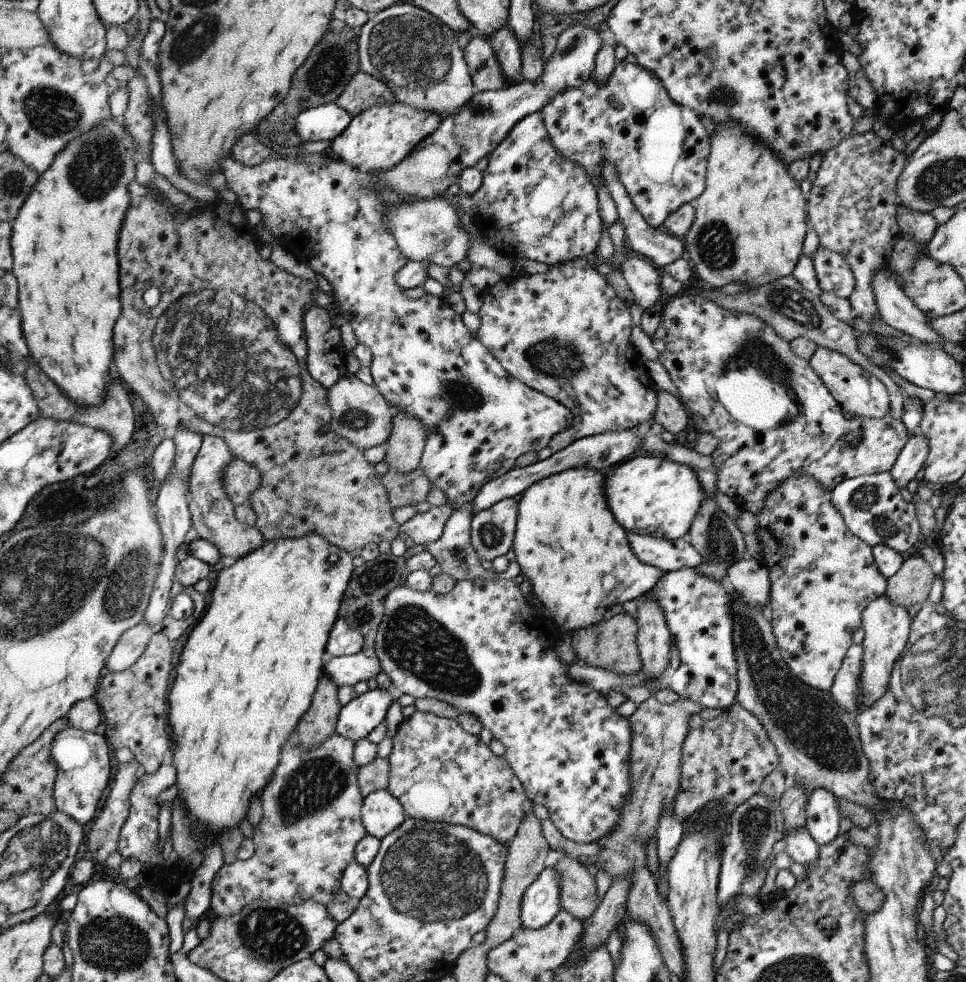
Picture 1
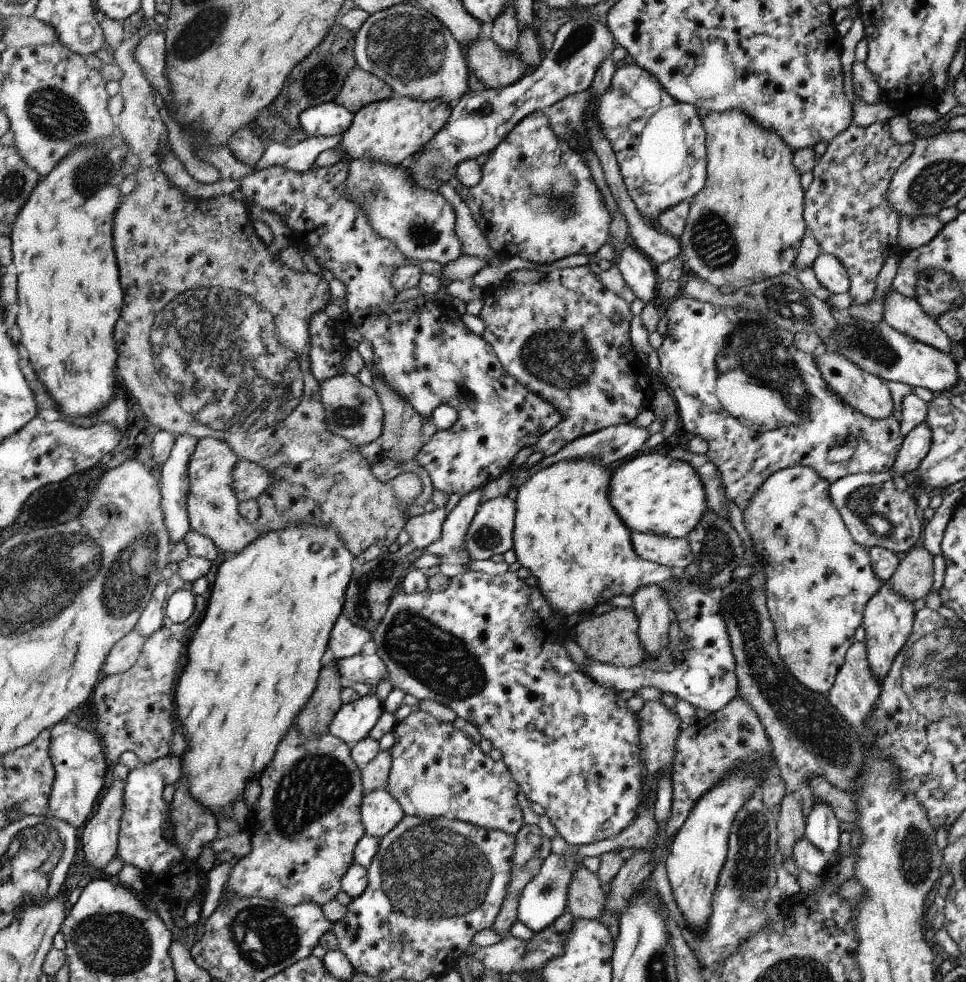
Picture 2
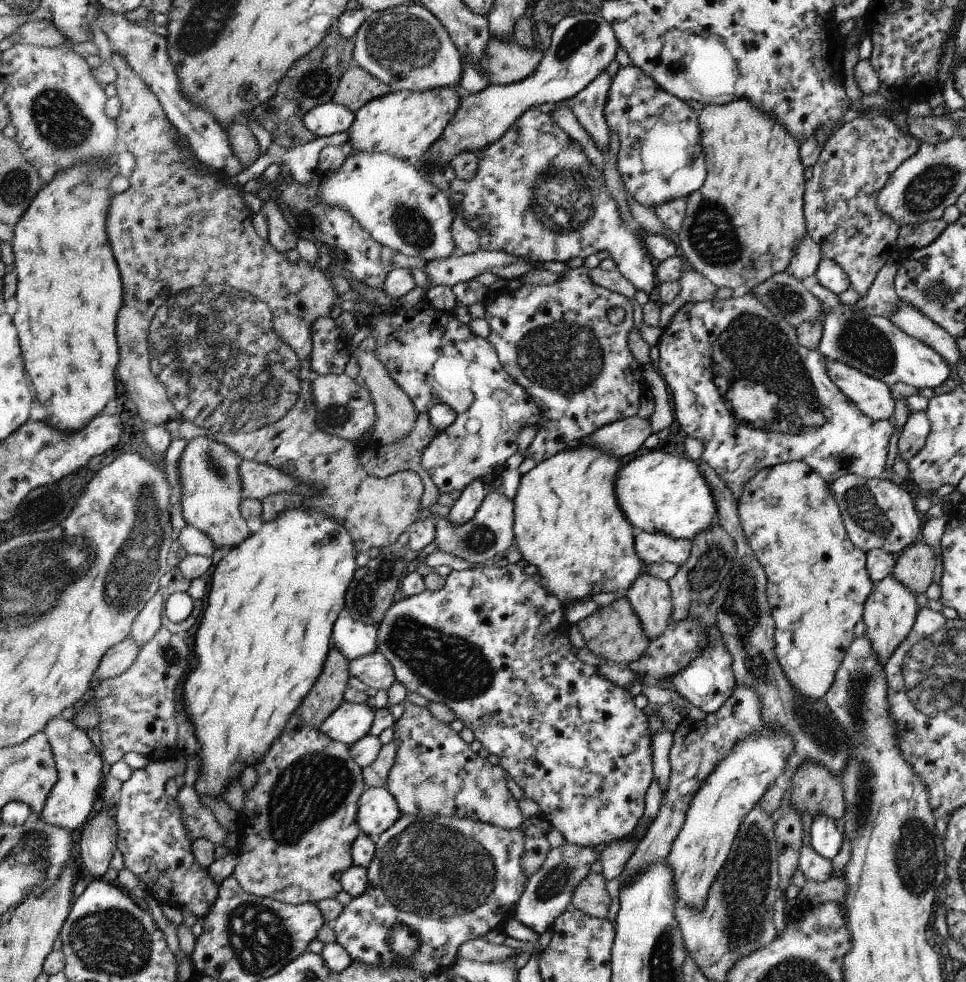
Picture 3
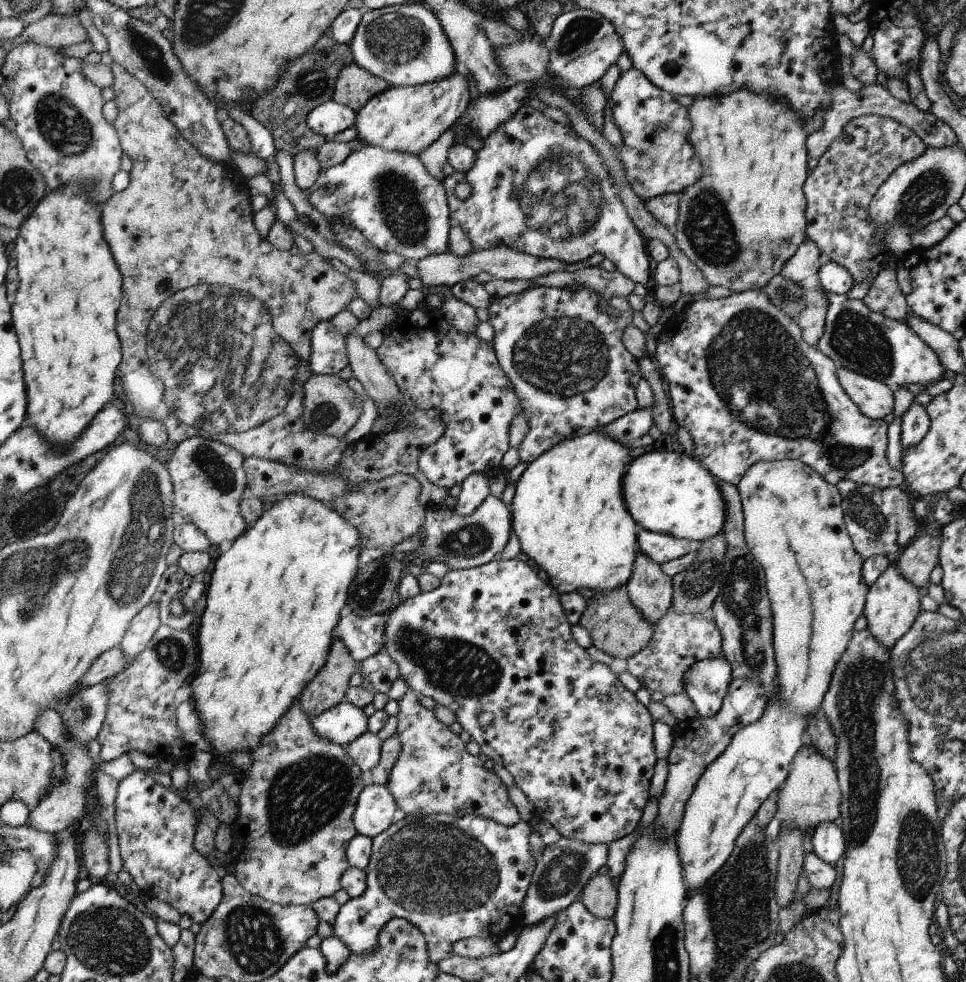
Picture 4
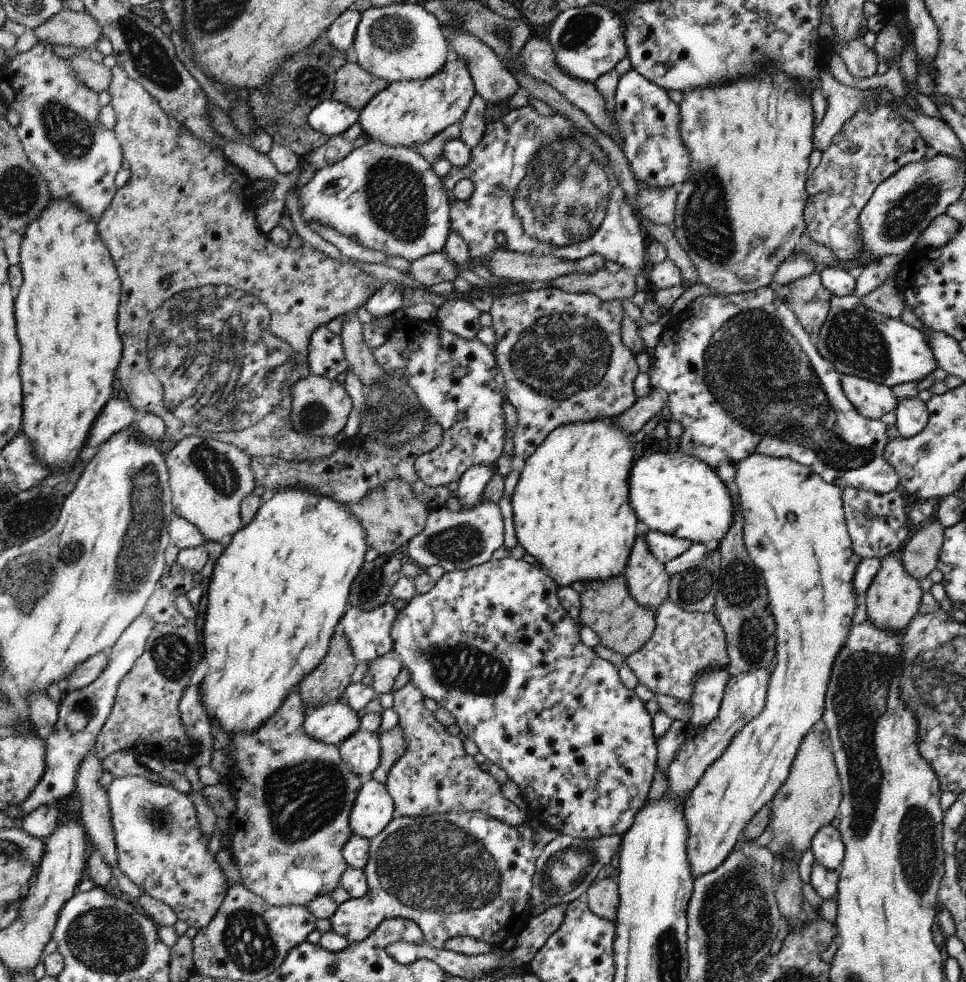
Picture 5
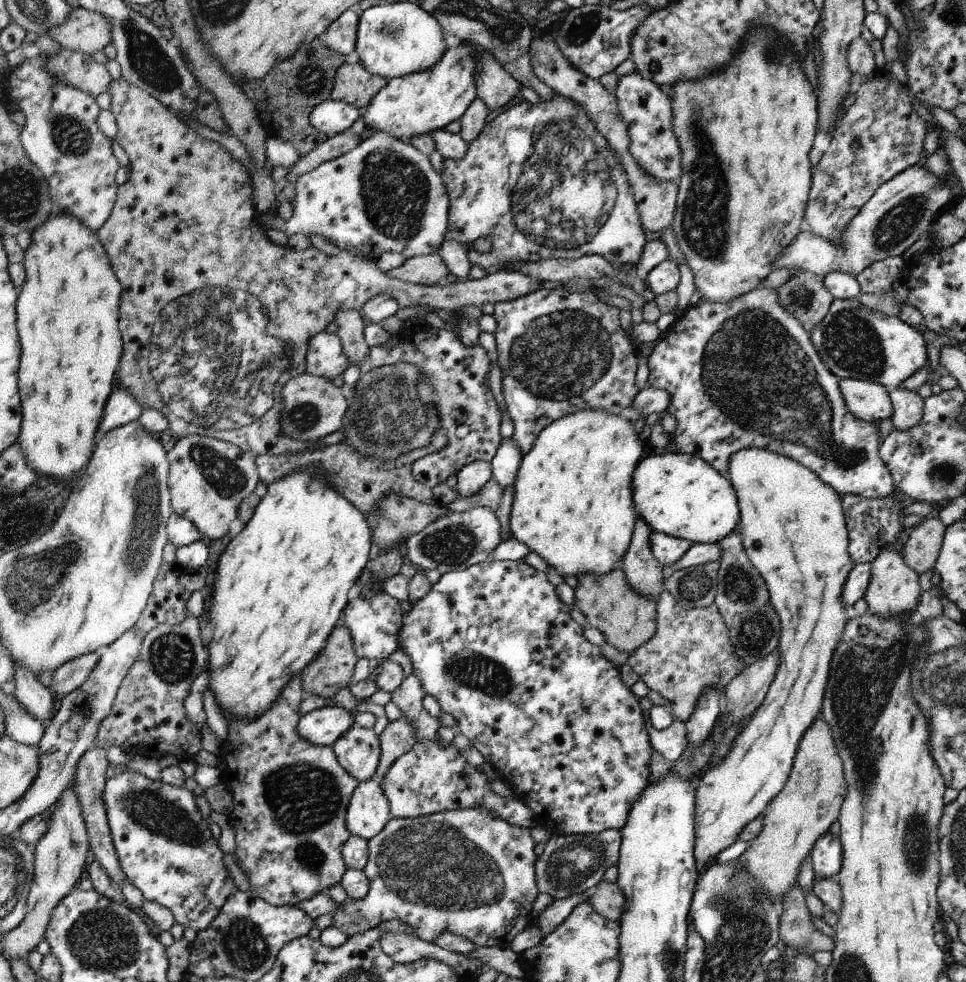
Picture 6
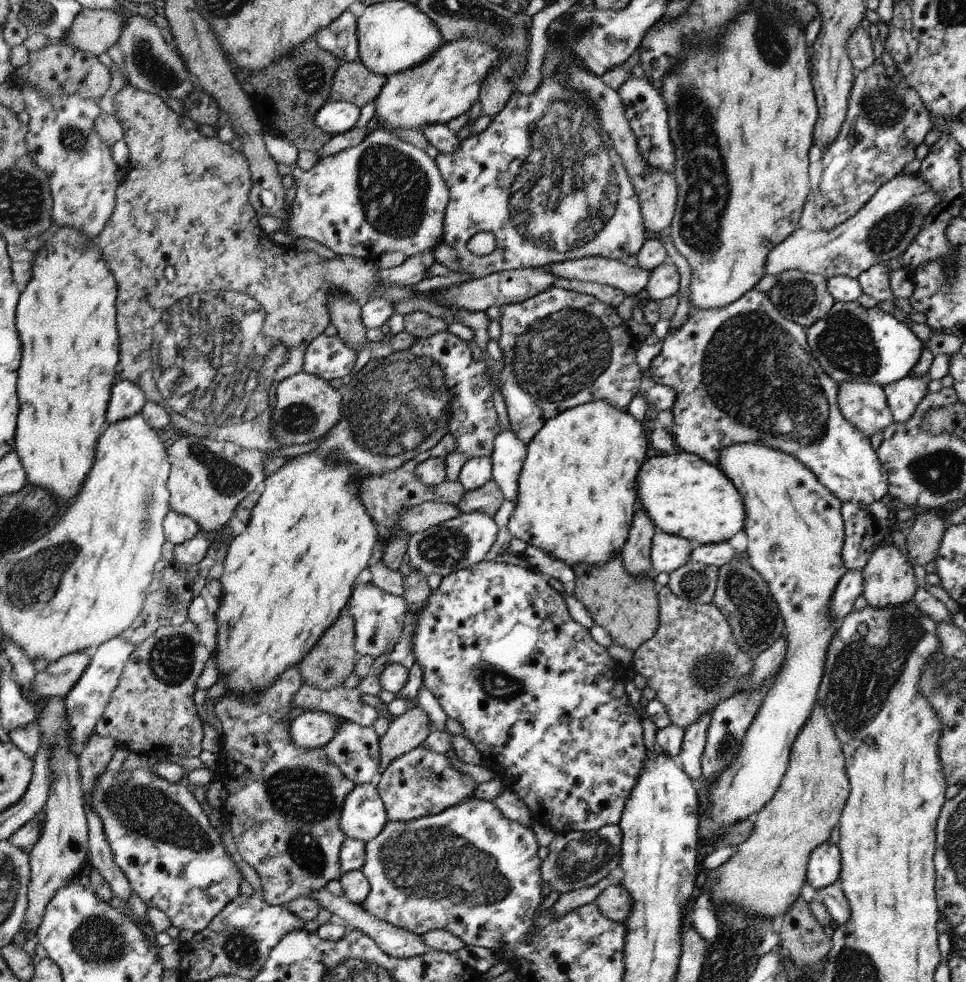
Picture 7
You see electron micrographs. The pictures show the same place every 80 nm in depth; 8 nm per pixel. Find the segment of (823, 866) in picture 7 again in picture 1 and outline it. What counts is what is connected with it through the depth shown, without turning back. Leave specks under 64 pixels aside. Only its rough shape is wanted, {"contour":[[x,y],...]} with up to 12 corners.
{"contour":[[825,788],[807,798],[805,827],[820,845],[840,830],[839,800]]}

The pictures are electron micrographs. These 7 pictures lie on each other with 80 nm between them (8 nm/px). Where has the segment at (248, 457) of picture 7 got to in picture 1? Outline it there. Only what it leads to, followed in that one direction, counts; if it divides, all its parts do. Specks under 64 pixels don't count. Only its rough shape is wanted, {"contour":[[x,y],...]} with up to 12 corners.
{"contour":[[203,435],[188,503],[197,534],[237,561],[267,540],[223,487],[234,456]]}

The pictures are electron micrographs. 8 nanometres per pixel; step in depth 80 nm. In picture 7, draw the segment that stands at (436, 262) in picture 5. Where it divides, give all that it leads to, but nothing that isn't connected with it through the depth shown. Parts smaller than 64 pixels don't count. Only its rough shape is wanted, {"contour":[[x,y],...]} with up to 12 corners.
{"contour":[[432,252],[380,270],[383,285],[414,286],[436,262]]}

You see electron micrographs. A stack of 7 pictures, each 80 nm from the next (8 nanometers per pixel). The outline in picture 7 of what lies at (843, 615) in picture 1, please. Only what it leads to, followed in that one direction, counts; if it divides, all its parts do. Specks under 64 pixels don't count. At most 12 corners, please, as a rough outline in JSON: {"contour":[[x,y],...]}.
{"contour":[[757,444],[718,466],[787,651],[700,813],[707,851],[763,810],[811,718],[843,560],[842,501]]}

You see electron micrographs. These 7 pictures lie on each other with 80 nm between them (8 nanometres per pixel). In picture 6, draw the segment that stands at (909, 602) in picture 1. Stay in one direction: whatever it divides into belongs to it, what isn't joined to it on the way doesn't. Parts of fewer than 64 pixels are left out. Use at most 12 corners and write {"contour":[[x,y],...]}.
{"contour":[[935,513],[915,526],[903,549],[910,568],[934,569],[945,524]]}

